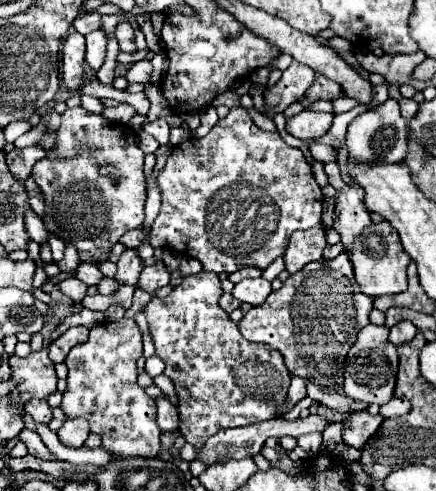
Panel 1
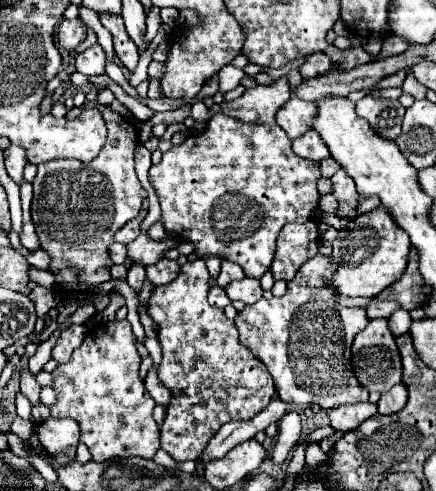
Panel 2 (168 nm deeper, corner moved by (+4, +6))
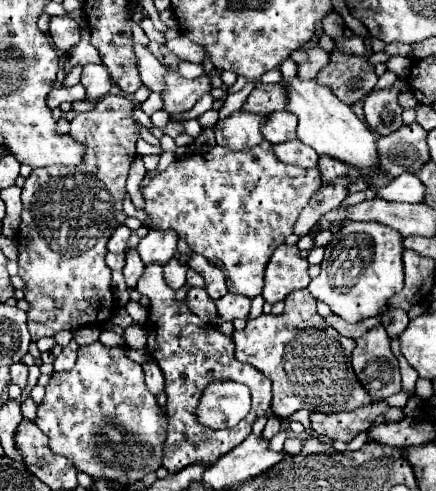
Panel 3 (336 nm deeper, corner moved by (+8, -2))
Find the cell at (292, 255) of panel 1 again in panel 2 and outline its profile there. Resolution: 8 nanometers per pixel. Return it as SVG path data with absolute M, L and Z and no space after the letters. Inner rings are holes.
M306 220L302 224L286 224L276 240L276 256L272 262L274 280L290 282L300 266L318 254L318 224Z

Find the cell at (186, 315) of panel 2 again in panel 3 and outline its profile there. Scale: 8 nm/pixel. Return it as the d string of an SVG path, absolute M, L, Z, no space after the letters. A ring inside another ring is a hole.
M158 264L148 266L144 270L144 276L138 280L136 290L150 298L150 314L148 314L148 322L146 322L148 350L150 350L152 358L158 362L158 366L162 368L164 378L166 378L168 434L164 440L162 466L170 474L174 474L194 462L206 462L207 466L211 466L217 459L238 446L240 442L244 442L246 436L252 432L252 424L256 422L256 418L264 416L268 412L270 400L272 400L272 384L262 372L258 372L250 364L238 362L234 358L234 340L230 336L222 334L216 326L204 324L196 314L190 312L186 300L174 298L176 290L166 286L162 266L158 266ZM220 380L232 380L232 382L246 384L252 392L252 410L234 428L212 430L212 428L204 428L198 422L196 408L198 408L204 388L208 384L220 382Z

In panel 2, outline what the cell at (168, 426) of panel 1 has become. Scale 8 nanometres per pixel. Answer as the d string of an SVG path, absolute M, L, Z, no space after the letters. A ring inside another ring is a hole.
M152 366L150 370L148 370L148 376L146 376L146 390L150 392L150 396L158 402L158 404L162 404L162 406L168 406L170 404L170 390L158 380L158 376L156 376L156 370L158 370L158 366Z

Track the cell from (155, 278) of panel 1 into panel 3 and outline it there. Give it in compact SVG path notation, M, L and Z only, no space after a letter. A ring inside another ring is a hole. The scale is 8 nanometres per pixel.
M172 258L168 264L164 264L164 280L172 290L182 288L186 282L186 266Z

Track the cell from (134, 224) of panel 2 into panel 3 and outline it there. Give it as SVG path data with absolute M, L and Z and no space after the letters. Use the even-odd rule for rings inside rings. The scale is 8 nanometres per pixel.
M126 224L120 226L120 228L116 228L114 234L112 234L112 238L110 238L110 242L108 242L108 250L110 250L110 252L124 252L130 234L132 234L132 232L130 232L130 228L128 228Z

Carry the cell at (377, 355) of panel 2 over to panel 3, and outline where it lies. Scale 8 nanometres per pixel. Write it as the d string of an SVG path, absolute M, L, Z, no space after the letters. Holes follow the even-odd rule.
M382 326L368 330L356 340L352 366L360 384L374 400L386 400L402 390L398 360L390 350L390 338Z

